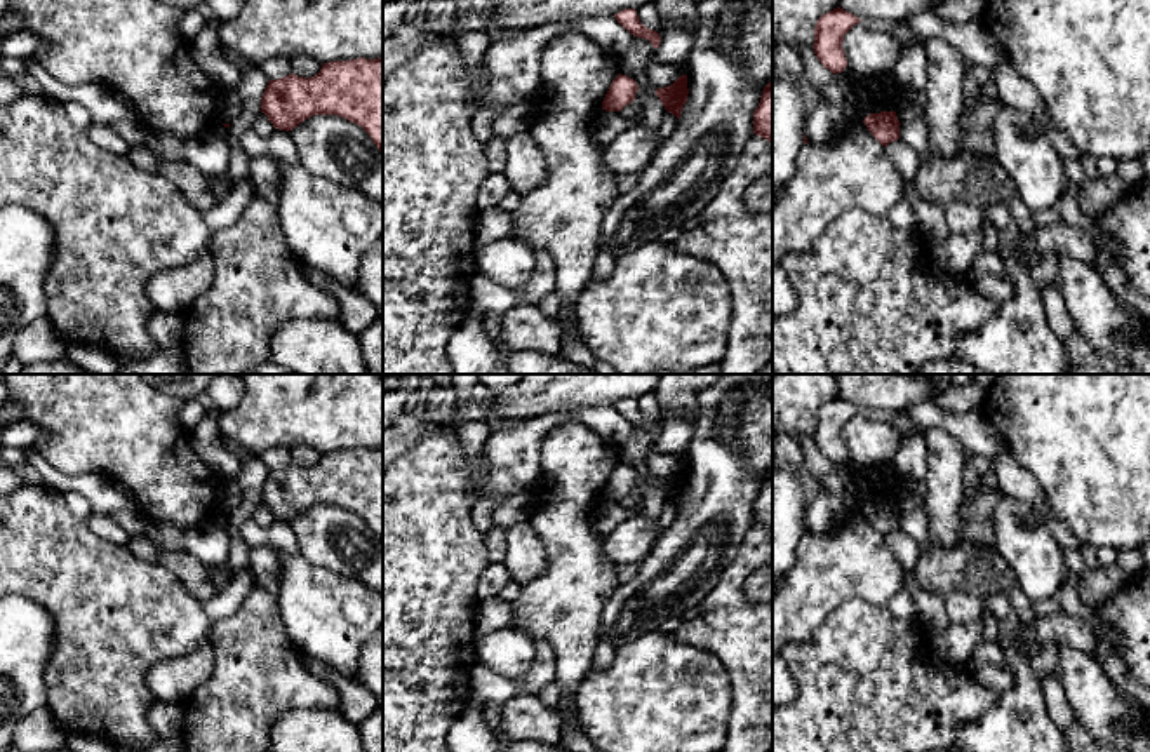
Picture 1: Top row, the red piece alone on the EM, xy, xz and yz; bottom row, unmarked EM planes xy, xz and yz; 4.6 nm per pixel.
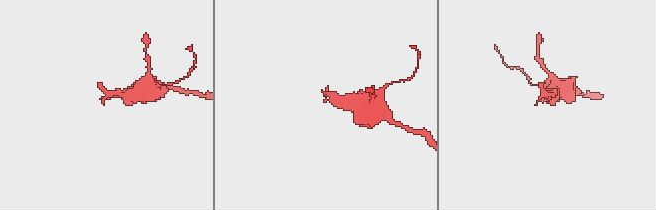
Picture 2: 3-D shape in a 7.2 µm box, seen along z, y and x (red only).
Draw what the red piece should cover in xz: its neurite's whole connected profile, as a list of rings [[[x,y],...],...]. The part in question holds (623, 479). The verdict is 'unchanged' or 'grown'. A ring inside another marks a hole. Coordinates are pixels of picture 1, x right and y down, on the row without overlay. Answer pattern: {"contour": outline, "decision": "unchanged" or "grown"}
{"contour": [[[619,463],[612,470],[612,473],[602,491],[602,500],[621,501],[626,494],[635,491],[637,480],[639,480],[637,472],[633,468]]], "decision": "unchanged"}

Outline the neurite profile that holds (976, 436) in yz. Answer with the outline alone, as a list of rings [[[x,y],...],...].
[[[929,399],[903,409],[919,428],[941,428],[952,433],[966,451],[995,458],[1006,451],[1004,440],[980,411],[950,413],[938,409]]]

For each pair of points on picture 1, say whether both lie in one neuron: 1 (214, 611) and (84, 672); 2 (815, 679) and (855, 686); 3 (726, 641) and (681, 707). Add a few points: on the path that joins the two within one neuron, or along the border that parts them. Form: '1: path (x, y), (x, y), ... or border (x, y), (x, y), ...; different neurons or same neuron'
1: border (202, 603), (213, 624); different neurons
2: path (825, 686), (844, 686); same neuron
3: border (677, 641), (708, 650), (722, 664), (733, 693); different neurons

